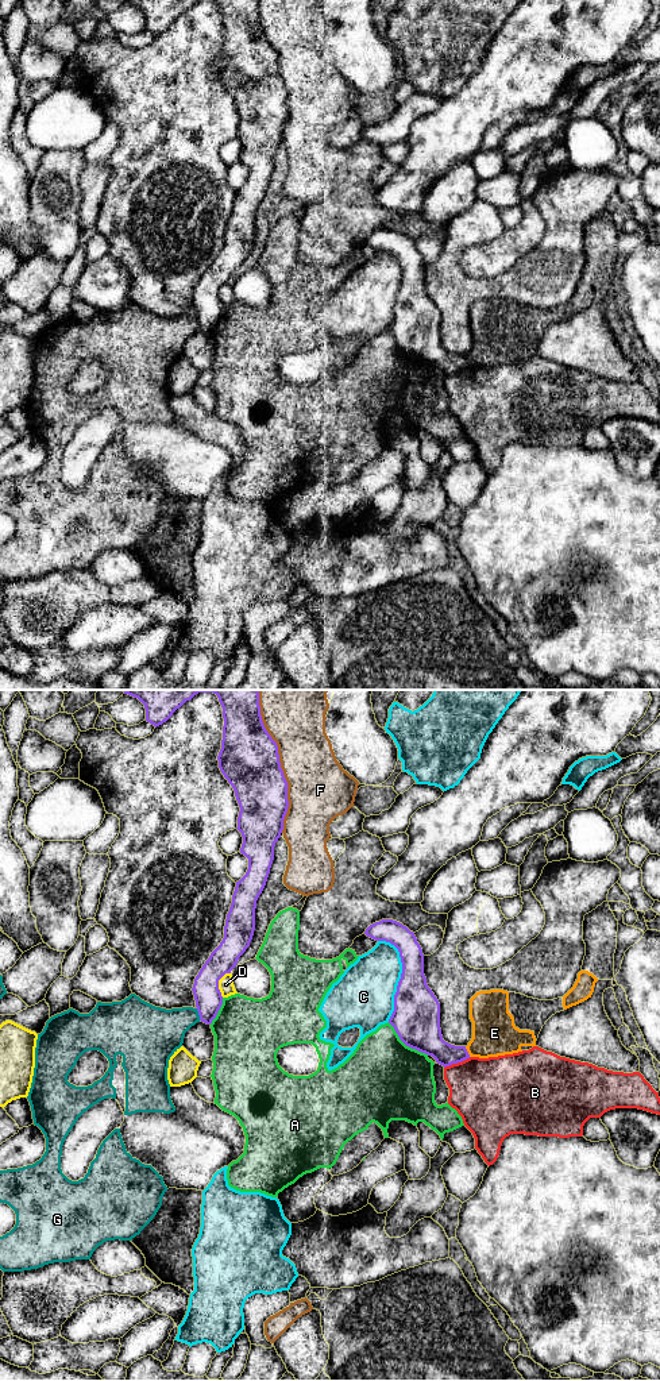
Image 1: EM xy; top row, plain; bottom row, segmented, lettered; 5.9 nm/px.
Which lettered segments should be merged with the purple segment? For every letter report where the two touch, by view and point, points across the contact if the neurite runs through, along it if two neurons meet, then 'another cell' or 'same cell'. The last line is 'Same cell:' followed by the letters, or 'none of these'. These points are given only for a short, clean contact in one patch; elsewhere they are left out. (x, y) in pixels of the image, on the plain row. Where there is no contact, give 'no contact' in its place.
A: xy (406, 354) | another cell
B: xy (456, 371) | another cell
C: xy (401, 285) | another cell
D: xy (217, 292) | another cell
E: xy (467, 361) | along xy (464, 355), (470, 365) | another cell
F: xy (278, 70) | another cell
G: xy (199, 323) | another cell
Same cell: none of these

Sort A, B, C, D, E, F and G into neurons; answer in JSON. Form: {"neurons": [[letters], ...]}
{"neurons": [["A"], ["B"], ["C"], ["D"], ["E"], ["F"], ["G"]]}

